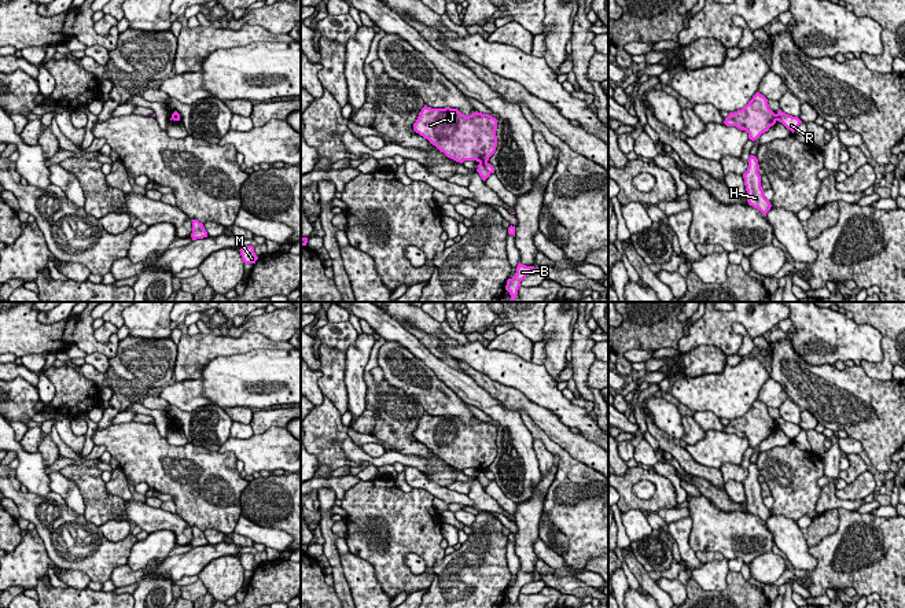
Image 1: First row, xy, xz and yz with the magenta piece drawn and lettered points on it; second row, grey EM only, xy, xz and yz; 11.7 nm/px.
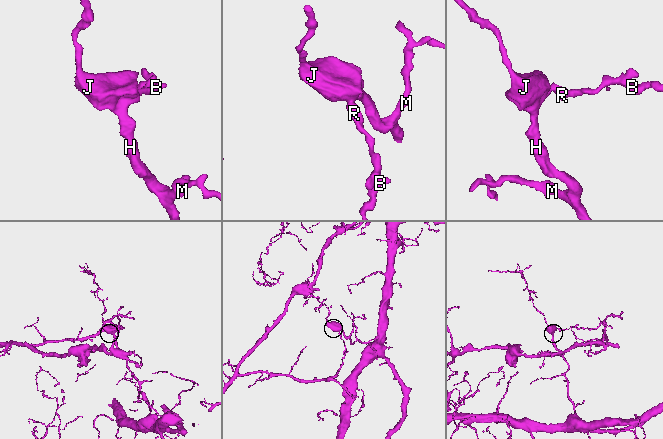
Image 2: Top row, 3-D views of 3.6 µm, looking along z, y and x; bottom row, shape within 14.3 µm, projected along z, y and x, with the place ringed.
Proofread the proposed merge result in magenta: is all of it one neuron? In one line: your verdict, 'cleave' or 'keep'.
cleave

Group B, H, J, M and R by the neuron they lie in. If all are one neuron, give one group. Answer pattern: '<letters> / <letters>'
B R / H J M

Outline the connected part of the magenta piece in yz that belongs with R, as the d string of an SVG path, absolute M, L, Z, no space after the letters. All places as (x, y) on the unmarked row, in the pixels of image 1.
M781 417L777 419L776 424L777 424L777 428L781 430L792 441L802 431L802 428L798 424L788 423L783 420Z

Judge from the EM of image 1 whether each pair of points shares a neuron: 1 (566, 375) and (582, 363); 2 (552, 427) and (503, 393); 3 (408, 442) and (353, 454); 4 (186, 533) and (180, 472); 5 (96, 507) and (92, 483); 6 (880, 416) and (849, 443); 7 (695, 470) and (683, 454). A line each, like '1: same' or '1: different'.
1: different
2: same
3: different
4: different
5: same
6: different
7: same

